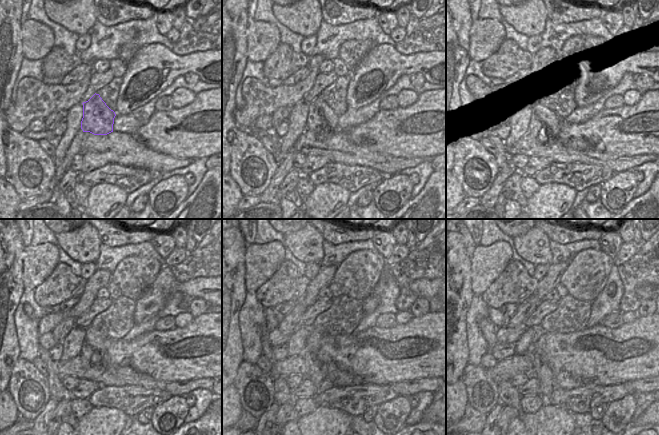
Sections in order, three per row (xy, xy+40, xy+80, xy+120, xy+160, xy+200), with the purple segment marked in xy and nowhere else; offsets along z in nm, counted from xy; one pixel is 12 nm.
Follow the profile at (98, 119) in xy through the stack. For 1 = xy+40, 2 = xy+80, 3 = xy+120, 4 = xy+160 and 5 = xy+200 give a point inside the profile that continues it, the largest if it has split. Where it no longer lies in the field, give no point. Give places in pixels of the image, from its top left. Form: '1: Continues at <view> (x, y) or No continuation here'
1: Continues at xy+40 (321, 118)
2: Continues at xy+80 (544, 119)
3: Continues at xy+120 (94, 341)
4: Continues at xy+160 (313, 344)
5: Continues at xy+200 (545, 376).

